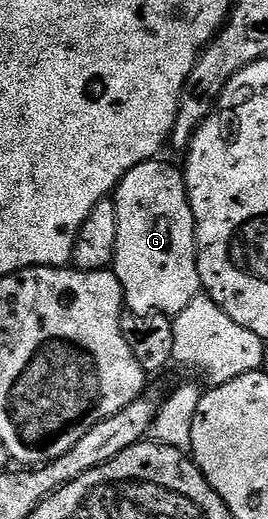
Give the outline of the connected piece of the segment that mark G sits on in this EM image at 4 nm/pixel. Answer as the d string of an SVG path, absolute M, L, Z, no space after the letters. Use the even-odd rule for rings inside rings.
M155 158L144 162L140 166L136 166L124 176L118 183L116 191L113 193L112 199L116 206L116 254L112 270L116 274L116 278L122 287L122 295L124 304L127 309L136 314L144 314L150 316L154 312L159 312L161 316L175 317L180 310L184 310L184 306L188 306L188 302L192 302L192 298L200 295L202 283L200 282L200 274L198 273L198 247L194 241L194 215L192 214L192 206L188 202L188 194L186 193L186 177L181 171L178 172L170 164L165 164L162 158Z

